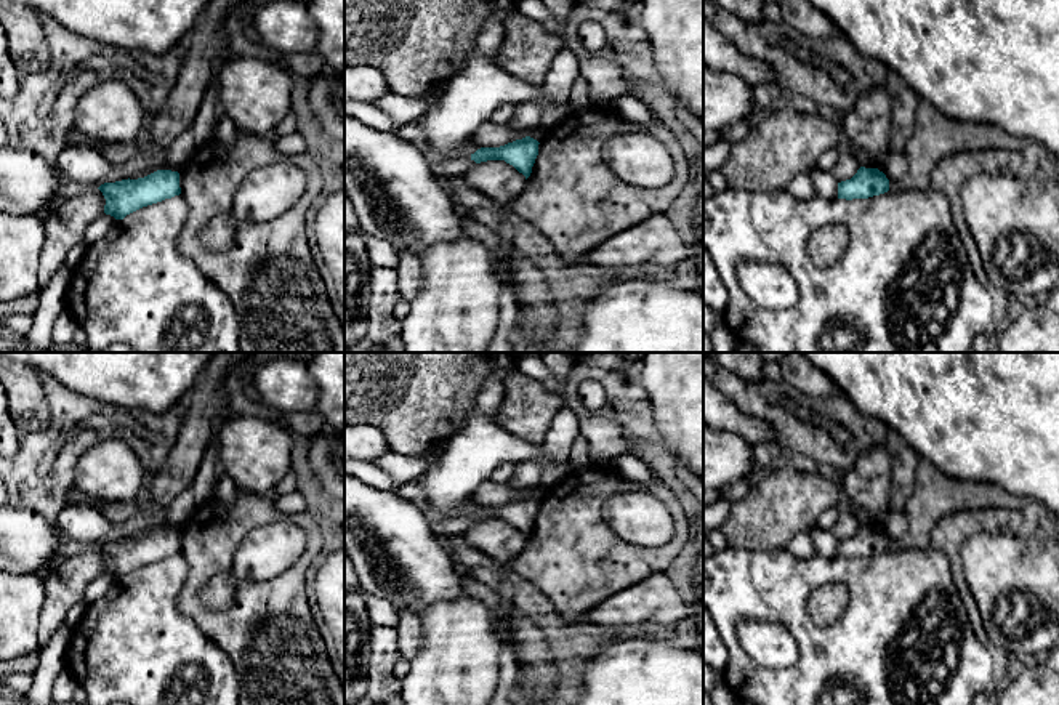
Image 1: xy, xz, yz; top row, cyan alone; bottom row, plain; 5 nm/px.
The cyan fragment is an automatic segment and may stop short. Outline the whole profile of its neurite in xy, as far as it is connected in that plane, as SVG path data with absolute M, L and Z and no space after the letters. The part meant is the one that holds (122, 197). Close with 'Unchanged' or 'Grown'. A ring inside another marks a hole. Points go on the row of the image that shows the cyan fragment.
M157 170L144 178L104 183L98 187L104 199L104 213L115 220L181 194L179 173Z. Unchanged

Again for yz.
M860 167L857 173L846 181L838 183L838 199L868 199L889 191L889 179L878 168Z. Unchanged

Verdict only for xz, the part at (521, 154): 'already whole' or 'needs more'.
already whole

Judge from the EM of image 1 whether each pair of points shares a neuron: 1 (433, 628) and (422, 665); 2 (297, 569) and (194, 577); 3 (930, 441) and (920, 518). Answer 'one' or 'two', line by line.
1: one
2: one
3: two

